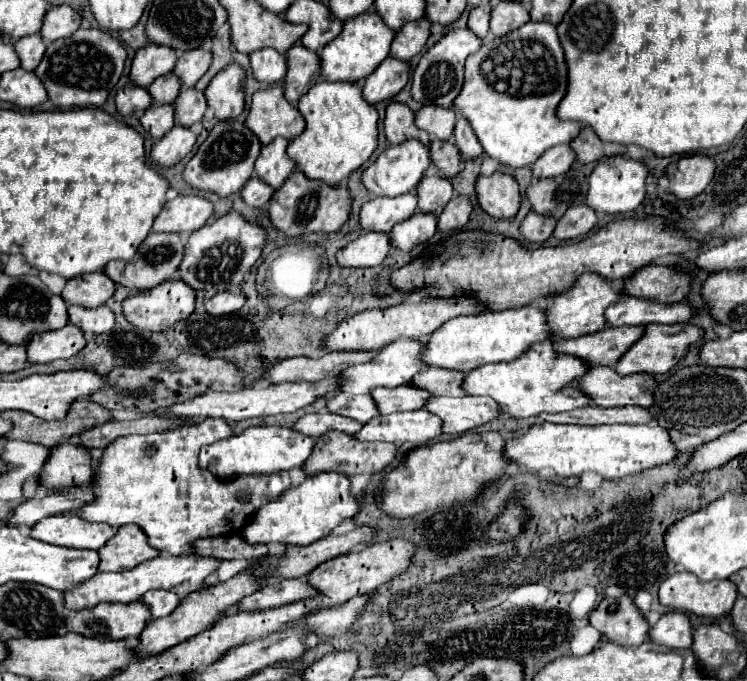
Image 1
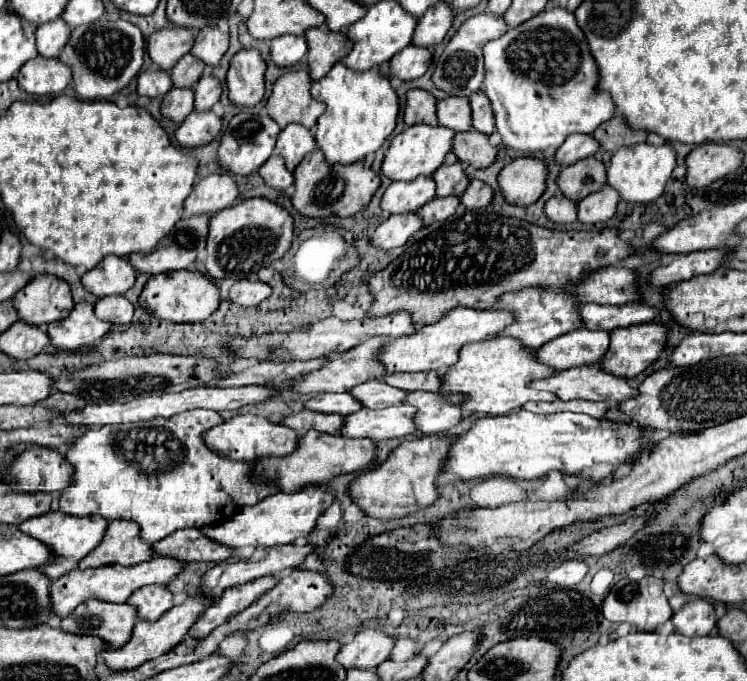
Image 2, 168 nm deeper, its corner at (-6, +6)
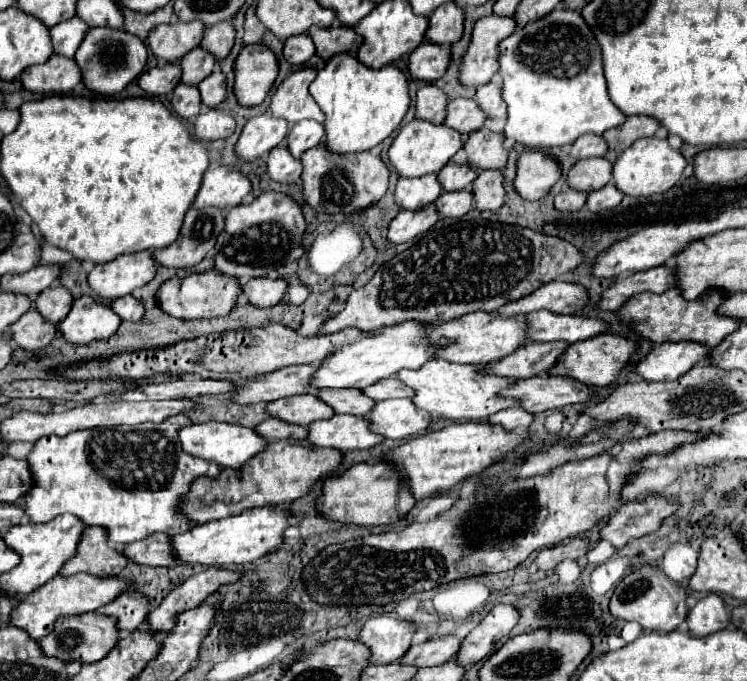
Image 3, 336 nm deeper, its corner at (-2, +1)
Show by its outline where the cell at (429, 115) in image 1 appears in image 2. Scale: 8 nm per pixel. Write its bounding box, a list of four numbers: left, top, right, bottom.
[436,96,470,132]

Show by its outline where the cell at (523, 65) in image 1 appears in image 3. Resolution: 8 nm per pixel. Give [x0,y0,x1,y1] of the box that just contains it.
[498,7,626,147]

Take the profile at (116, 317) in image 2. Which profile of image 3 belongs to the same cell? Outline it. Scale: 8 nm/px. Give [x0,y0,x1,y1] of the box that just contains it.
[112,295,144,321]

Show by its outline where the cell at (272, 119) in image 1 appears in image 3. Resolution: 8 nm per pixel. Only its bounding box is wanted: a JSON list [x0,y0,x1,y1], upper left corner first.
[270,67,324,125]

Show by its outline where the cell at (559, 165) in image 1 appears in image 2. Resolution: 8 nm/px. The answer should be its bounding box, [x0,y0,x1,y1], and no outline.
[554,134,598,166]

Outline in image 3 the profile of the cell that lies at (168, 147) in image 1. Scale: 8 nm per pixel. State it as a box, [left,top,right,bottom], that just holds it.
[194,109,236,141]

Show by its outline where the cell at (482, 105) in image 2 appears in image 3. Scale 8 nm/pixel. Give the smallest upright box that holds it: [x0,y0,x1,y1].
[476,81,506,117]

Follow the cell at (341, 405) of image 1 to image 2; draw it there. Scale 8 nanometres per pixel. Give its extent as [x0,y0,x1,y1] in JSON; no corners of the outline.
[306,392,364,416]

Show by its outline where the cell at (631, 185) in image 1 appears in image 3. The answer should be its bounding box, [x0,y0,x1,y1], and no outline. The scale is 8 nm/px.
[614,137,686,197]

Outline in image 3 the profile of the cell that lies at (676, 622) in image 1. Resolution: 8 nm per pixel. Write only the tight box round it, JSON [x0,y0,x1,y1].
[686,593,730,637]

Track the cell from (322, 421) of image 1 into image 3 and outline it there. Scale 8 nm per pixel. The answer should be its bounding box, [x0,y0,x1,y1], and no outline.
[254,419,306,441]

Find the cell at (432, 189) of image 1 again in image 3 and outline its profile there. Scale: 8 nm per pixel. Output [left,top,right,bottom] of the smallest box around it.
[438,163,478,191]

